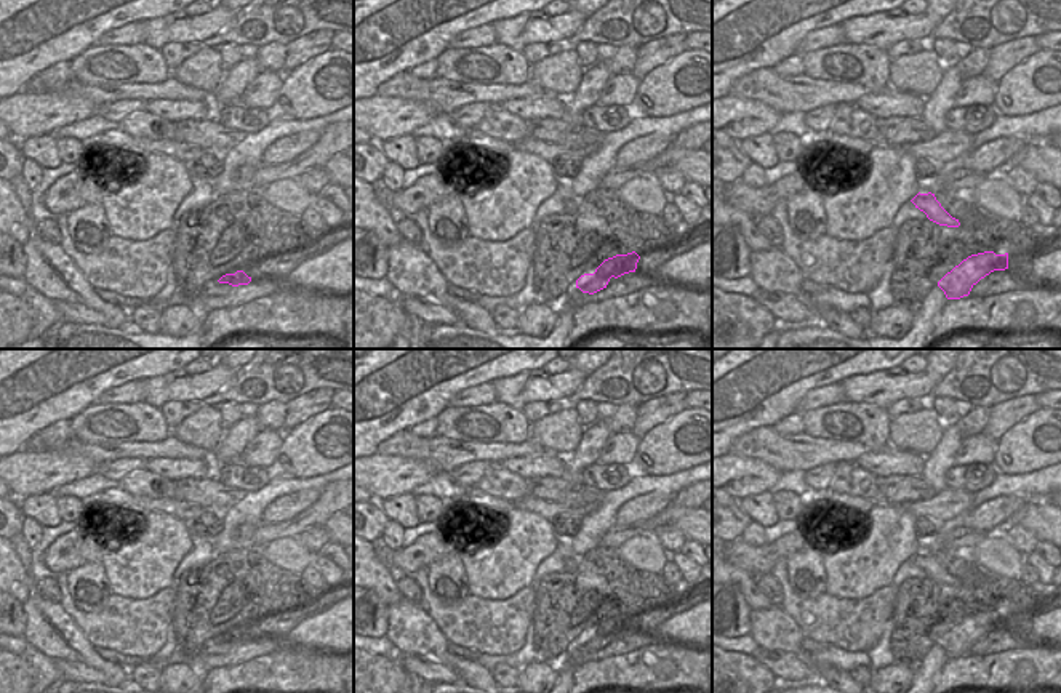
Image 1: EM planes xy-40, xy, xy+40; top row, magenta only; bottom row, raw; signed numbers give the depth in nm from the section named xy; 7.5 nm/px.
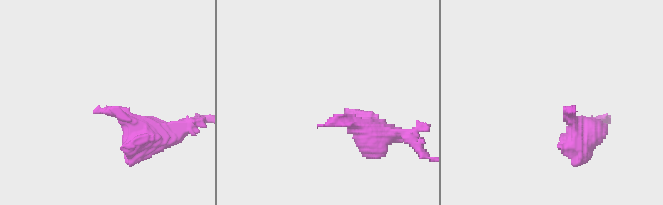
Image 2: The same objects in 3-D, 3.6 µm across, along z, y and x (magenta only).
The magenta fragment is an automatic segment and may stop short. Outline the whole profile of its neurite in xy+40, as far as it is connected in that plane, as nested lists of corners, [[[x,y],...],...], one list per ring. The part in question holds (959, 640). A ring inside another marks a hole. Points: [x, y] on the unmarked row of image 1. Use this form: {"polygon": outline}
{"polygon": [[[984,610],[971,613],[947,631],[938,645],[944,650],[947,658],[960,658],[968,655],[971,647],[986,634],[994,629],[1008,627],[1008,611],[995,613],[994,610]]]}

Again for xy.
{"polygon": [[[632,610],[627,613],[616,613],[605,618],[594,632],[584,632],[576,639],[576,647],[583,651],[594,653],[607,647],[611,635],[618,637],[624,632],[635,631],[640,615]]]}

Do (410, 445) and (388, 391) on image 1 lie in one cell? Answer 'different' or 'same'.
different

